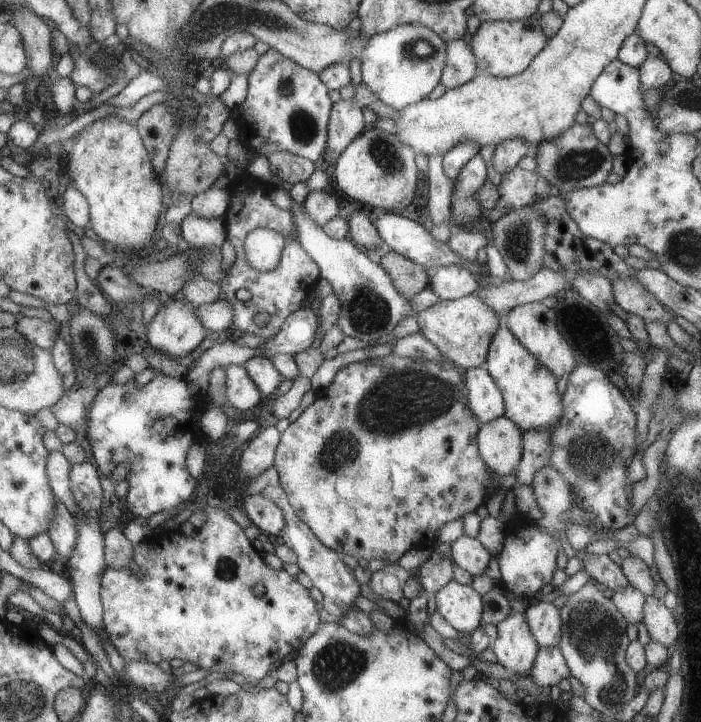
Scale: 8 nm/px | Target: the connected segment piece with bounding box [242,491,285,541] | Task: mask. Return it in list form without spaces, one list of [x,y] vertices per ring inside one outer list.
[[[258,491],[242,501],[252,524],[258,526],[261,532],[265,532],[274,541],[278,541],[285,525],[283,510],[272,499],[266,498]]]

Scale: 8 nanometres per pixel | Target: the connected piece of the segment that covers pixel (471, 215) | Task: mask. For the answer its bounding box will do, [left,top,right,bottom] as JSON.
[451,153,487,226]

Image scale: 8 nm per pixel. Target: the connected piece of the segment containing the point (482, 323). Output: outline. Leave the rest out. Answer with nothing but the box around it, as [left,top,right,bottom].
[416,293,503,370]

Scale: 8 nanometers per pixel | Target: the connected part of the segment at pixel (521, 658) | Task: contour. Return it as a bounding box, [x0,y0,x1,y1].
[491,609,540,674]

